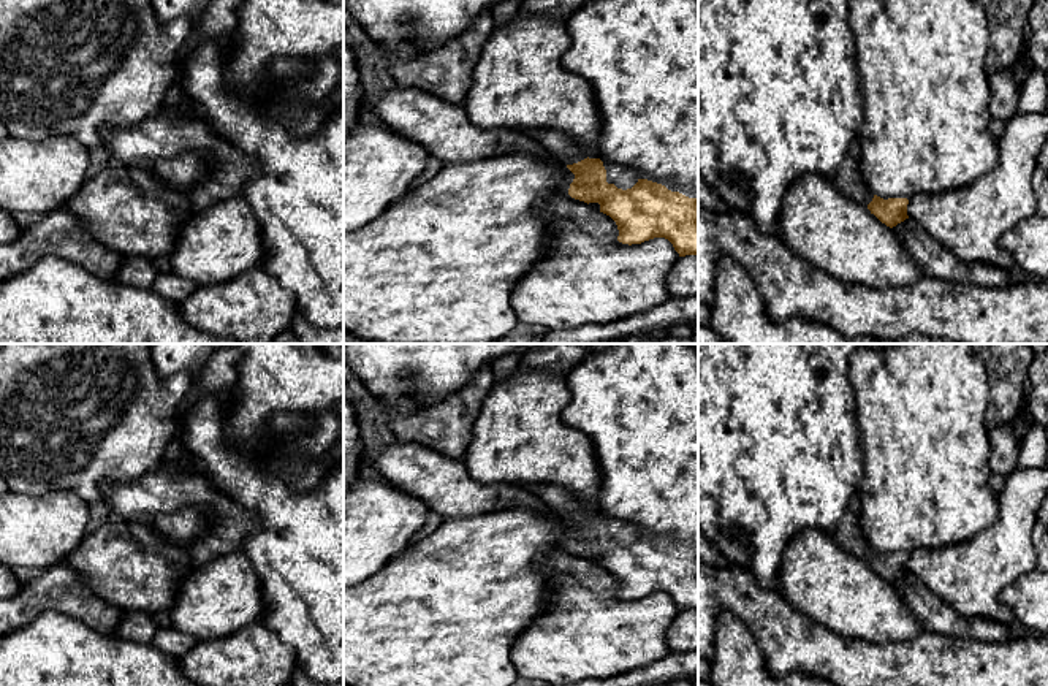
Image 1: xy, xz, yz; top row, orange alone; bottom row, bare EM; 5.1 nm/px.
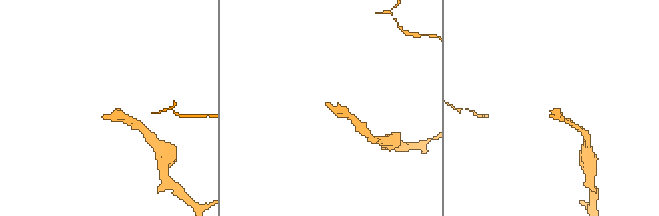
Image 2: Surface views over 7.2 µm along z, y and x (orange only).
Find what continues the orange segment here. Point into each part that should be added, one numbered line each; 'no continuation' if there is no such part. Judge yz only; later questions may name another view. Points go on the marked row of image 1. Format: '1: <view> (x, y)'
1: yz (847, 179)

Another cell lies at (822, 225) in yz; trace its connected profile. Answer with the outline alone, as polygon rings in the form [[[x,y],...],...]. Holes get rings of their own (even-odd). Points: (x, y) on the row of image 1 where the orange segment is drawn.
[[[804,174],[788,187],[777,230],[780,239],[798,257],[844,282],[891,288],[907,287],[925,277],[893,228],[882,223],[868,206],[855,203],[818,174]]]

